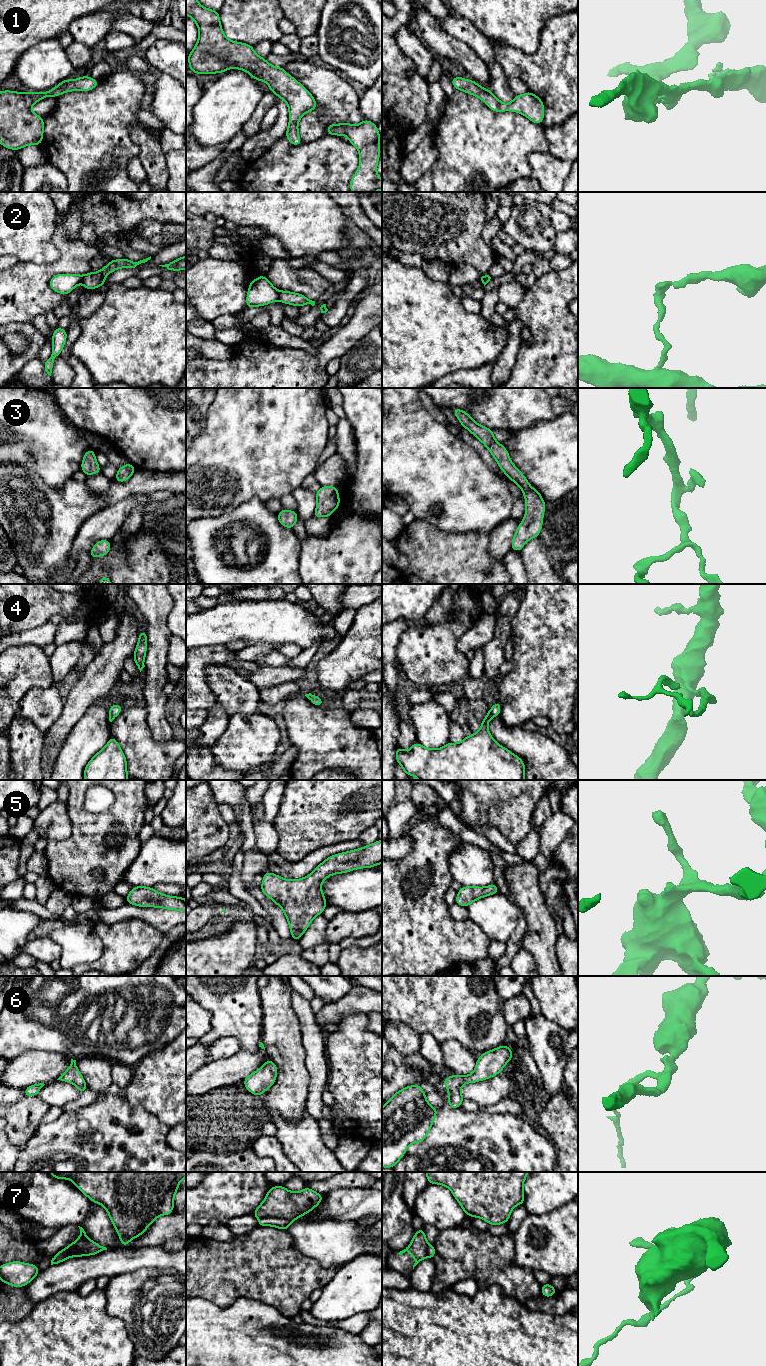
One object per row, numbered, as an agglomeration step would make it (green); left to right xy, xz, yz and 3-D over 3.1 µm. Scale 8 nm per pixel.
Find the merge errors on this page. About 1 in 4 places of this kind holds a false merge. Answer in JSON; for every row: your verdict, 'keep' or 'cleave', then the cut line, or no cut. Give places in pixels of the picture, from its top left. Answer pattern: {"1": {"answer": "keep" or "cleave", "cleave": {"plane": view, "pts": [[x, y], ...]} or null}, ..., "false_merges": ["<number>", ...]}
{"1": {"answer": "keep", "cleave": null}, "2": {"answer": "cleave", "cleave": {"plane": "xz", "pts": [[279, 291], [277, 298]]}}, "3": {"answer": "keep", "cleave": null}, "4": {"answer": "keep", "cleave": null}, "5": {"answer": "keep", "cleave": null}, "6": {"answer": "keep", "cleave": null}, "7": {"answer": "cleave", "cleave": {"plane": "xz", "pts": [[259, 1218], [283, 1217], [291, 1222]]}}, "false_merges": ["2", "7"]}

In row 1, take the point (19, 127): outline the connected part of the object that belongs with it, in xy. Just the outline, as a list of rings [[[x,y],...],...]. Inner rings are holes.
[[[86,75],[76,80],[66,79],[46,92],[0,91],[0,144],[12,150],[41,145],[44,120],[31,112],[32,105],[45,97],[57,97],[68,91],[87,92],[98,84],[98,80]]]

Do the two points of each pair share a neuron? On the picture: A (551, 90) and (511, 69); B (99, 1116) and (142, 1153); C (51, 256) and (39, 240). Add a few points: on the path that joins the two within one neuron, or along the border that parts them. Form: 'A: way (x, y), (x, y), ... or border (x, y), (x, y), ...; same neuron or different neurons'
A: way (541, 80), (530, 69), (521, 69); same neuron
B: way (110, 1127), (131, 1147); same neuron
C: way (47, 252), (39, 244); same neuron

